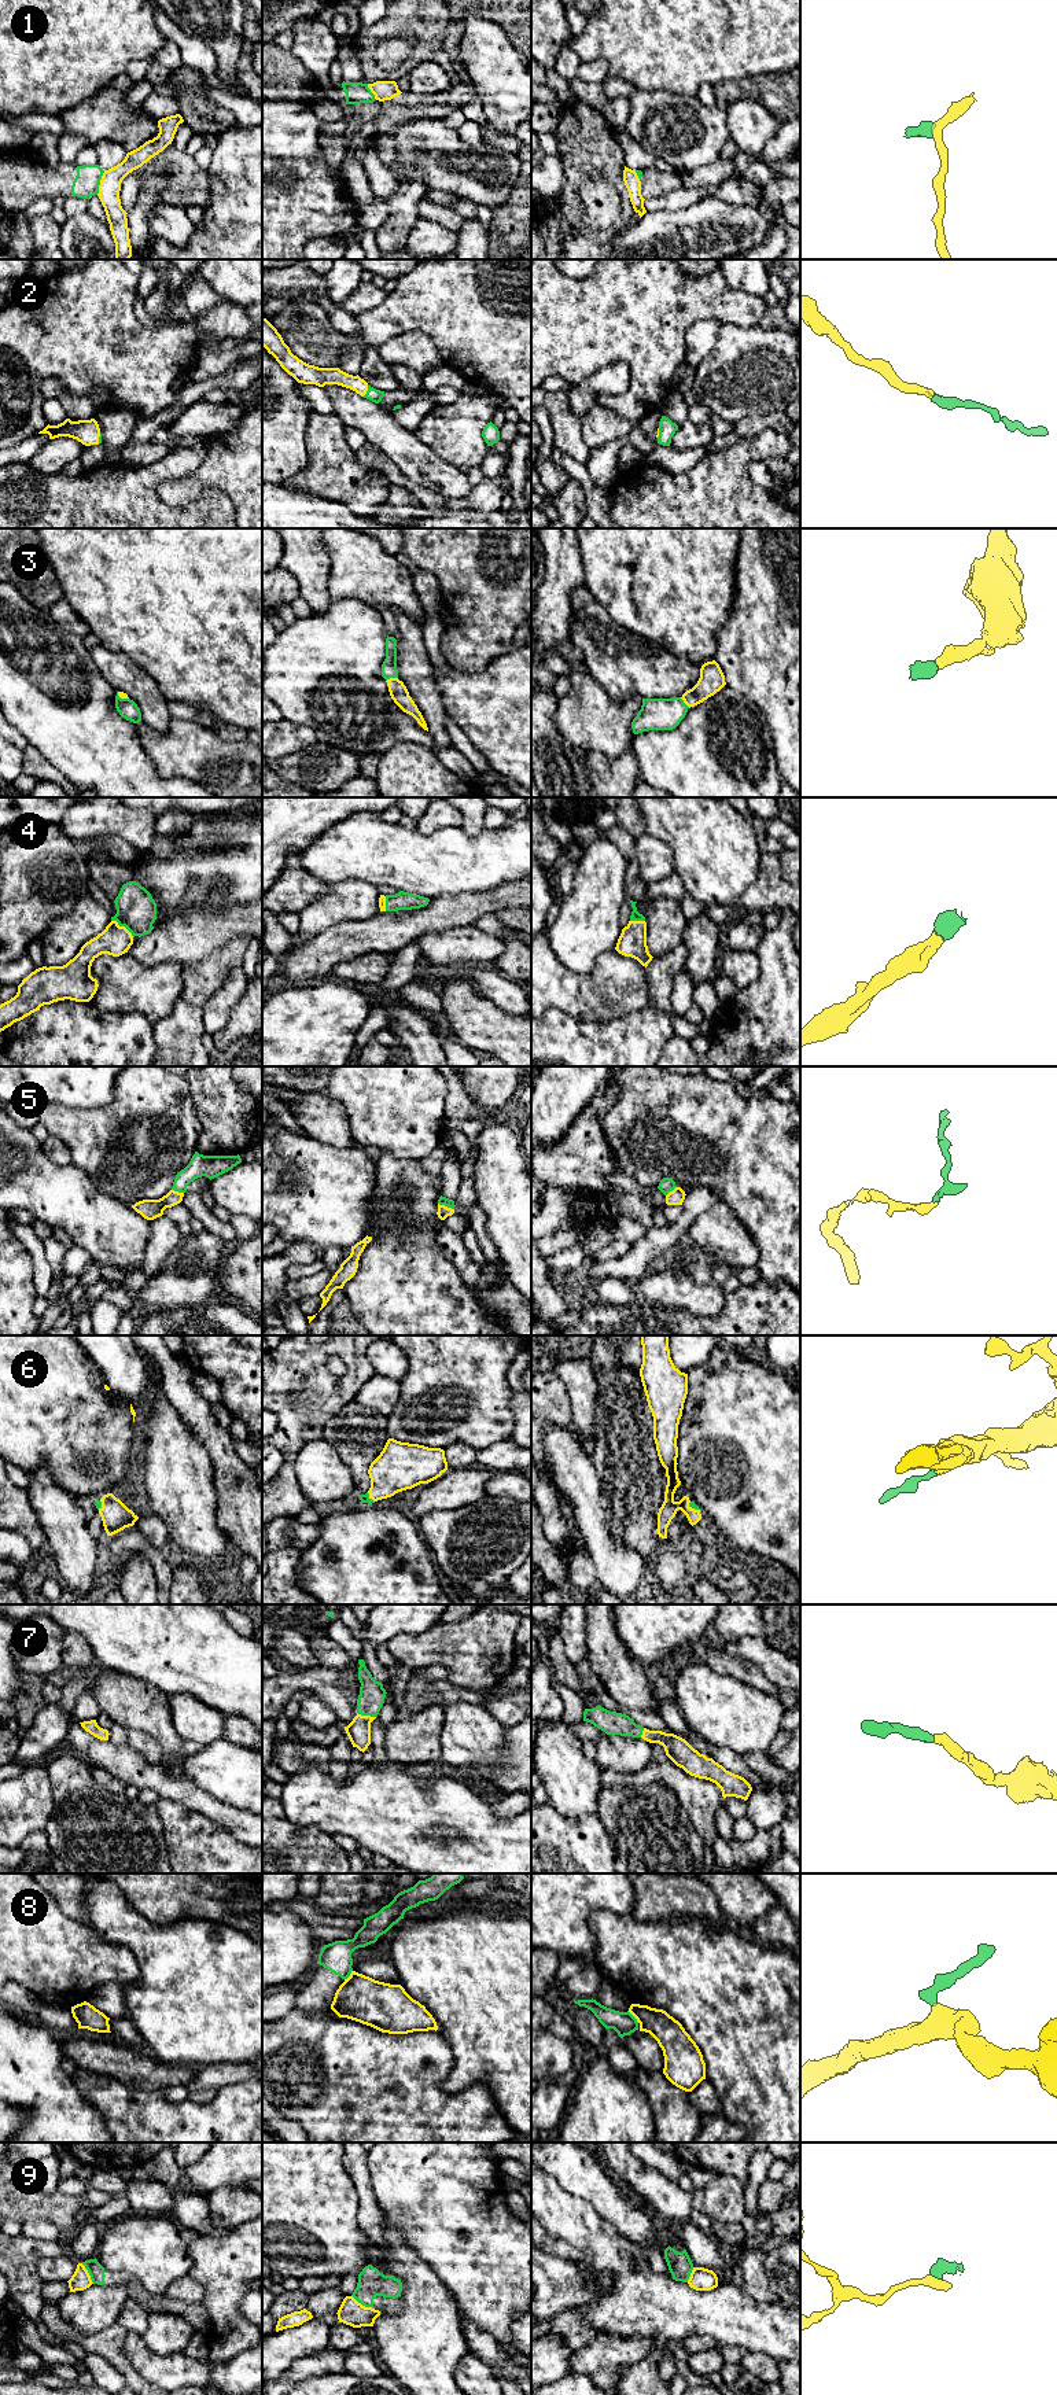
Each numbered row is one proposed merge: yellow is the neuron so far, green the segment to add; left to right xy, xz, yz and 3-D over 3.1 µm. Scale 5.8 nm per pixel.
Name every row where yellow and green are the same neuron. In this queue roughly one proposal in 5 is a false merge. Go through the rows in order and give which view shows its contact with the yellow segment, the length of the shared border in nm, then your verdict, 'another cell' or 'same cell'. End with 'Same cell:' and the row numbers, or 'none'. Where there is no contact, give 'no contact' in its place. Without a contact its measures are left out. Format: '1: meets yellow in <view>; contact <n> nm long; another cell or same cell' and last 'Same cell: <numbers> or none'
1: meets yellow in xy; contact 150 nm long; another cell
2: meets yellow in xz; contact 70 nm long; same cell
3: meets yellow in xz; contact 80 nm long; same cell
4: meets yellow in xy; contact 170 nm long; same cell
5: meets yellow in xz; contact 100 nm long; same cell
6: meets yellow in yz; contact 80 nm long; same cell
7: meets yellow in xz; contact 110 nm long; same cell
8: meets yellow in yz; contact 100 nm long; another cell
9: meets yellow in xy; contact 140 nm long; another cell
Same cell: 2, 3, 4, 5, 6, 7

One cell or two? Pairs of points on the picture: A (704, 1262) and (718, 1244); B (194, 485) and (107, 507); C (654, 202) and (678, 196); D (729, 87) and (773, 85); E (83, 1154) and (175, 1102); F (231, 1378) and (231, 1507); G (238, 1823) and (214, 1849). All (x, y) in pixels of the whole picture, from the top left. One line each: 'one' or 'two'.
A: two
B: two
C: one
D: one
E: one
F: two
G: two

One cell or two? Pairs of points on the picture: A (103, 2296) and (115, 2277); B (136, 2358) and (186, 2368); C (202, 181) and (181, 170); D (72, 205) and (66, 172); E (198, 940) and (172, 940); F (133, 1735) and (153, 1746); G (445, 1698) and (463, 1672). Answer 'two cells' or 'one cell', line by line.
A: two cells
B: one cell
C: one cell
D: two cells
E: one cell
F: one cell
G: two cells

